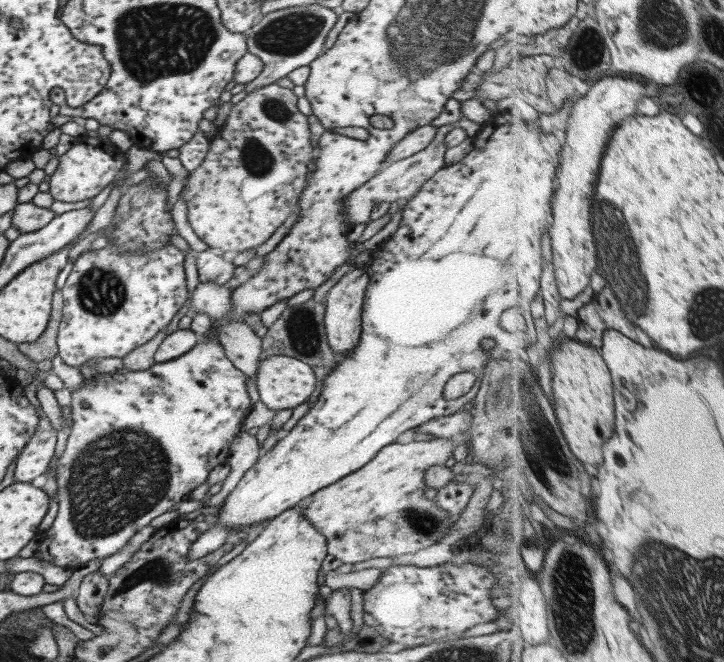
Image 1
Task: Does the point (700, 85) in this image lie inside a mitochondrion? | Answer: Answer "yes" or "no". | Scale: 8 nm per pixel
no

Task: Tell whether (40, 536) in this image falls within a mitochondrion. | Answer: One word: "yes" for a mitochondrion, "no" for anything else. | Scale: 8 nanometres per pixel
no

